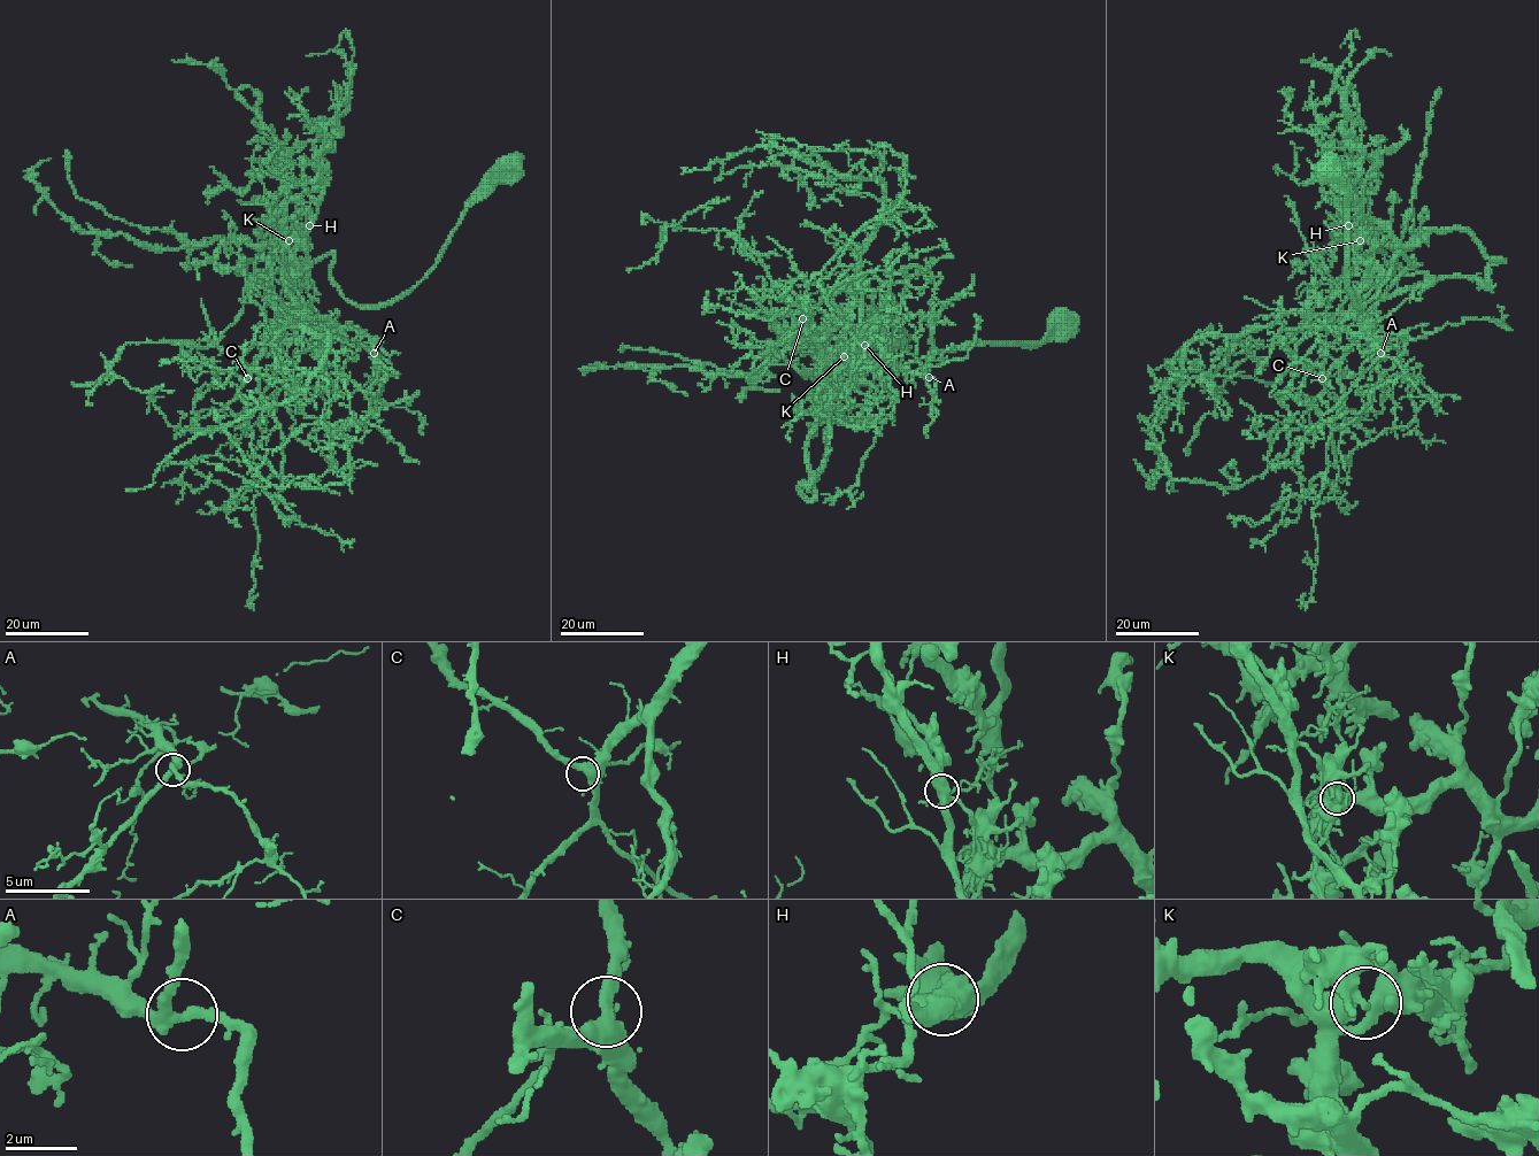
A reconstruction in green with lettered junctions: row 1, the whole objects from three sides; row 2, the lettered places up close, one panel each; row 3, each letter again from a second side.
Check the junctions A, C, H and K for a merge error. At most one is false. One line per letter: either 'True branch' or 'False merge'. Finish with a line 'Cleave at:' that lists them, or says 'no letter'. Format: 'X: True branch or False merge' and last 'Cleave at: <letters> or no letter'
A: True branch
C: True branch
H: True branch
K: True branch
Cleave at: no letter

